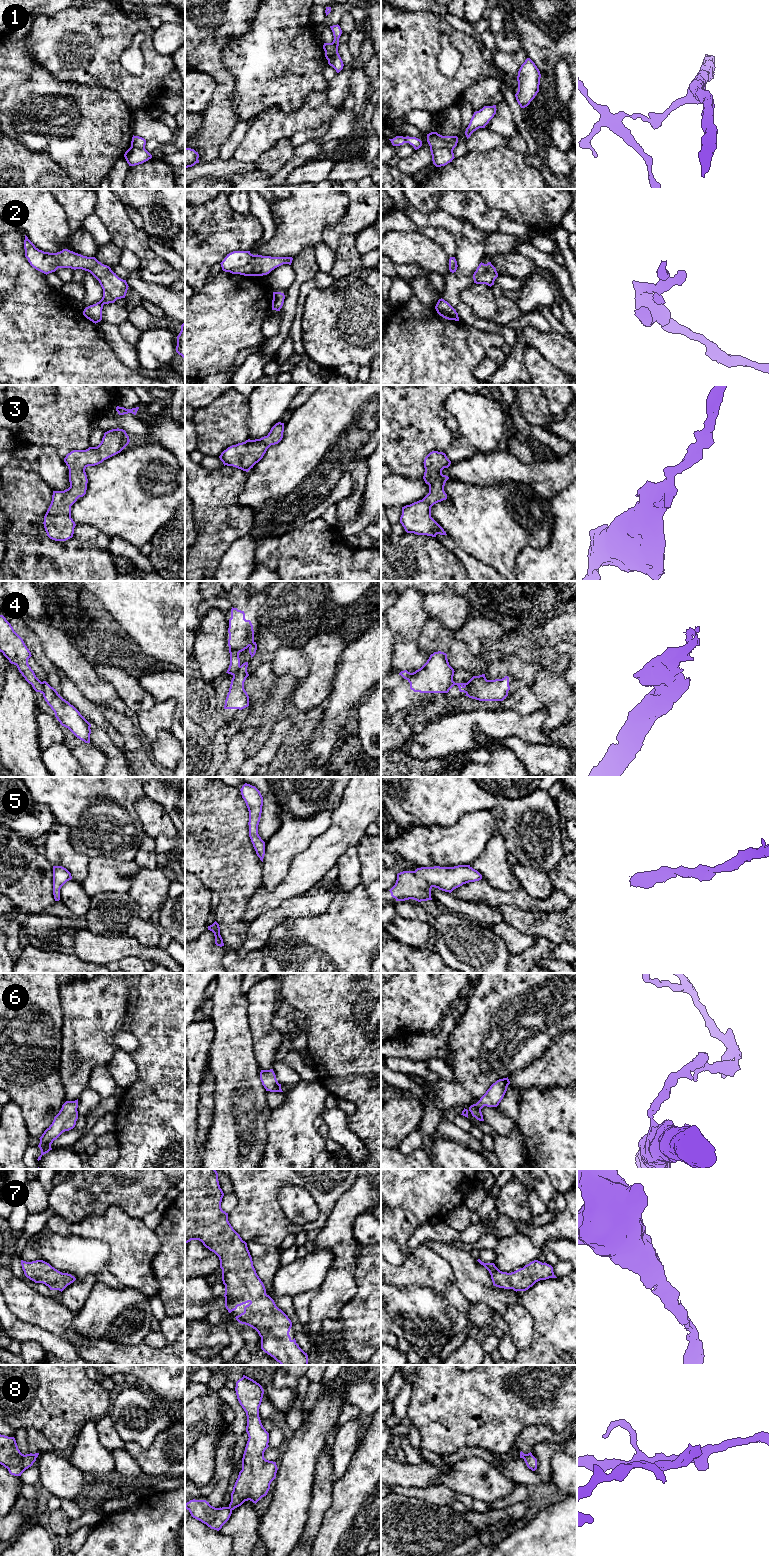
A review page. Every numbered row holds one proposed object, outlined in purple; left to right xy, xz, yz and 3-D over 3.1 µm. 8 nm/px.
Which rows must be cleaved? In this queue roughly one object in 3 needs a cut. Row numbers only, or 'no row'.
1, 4, 8

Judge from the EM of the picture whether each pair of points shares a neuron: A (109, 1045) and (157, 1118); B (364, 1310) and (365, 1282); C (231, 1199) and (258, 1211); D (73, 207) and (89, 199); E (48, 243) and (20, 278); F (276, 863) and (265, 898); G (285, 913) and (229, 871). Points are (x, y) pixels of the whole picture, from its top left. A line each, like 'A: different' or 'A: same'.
A: different
B: same
C: different
D: same
E: different
F: different
G: different

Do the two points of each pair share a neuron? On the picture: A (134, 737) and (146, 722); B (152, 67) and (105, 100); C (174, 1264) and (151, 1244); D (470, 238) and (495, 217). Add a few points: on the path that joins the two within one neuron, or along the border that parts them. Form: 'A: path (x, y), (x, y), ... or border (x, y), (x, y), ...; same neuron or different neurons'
A: border (138, 728), (141, 732); different neurons
B: border (93, 86), (112, 88), (131, 110); different neurons
C: border (156, 1231), (160, 1249), (151, 1260), (153, 1273); different neurons
D: border (459, 219), (463, 219), (490, 234); different neurons

